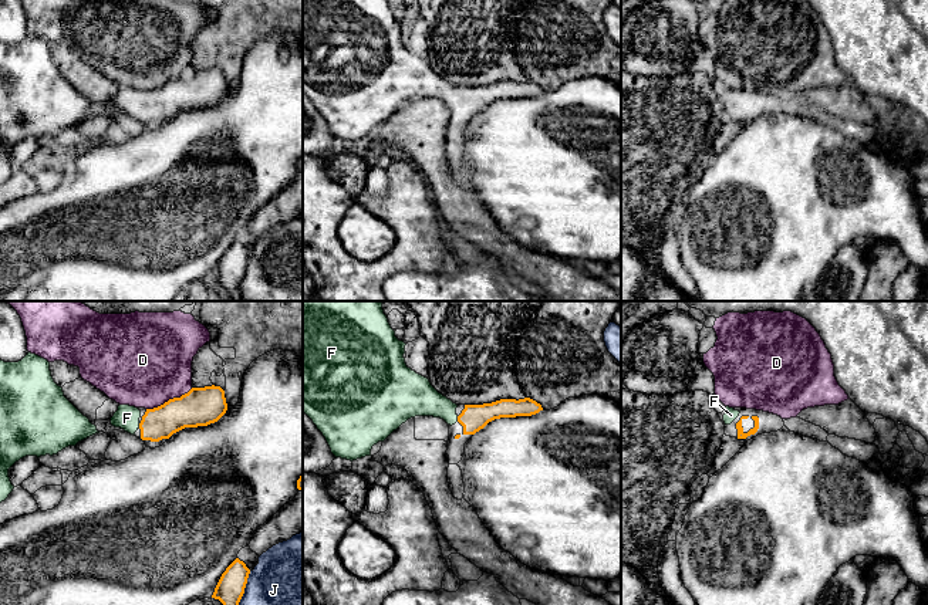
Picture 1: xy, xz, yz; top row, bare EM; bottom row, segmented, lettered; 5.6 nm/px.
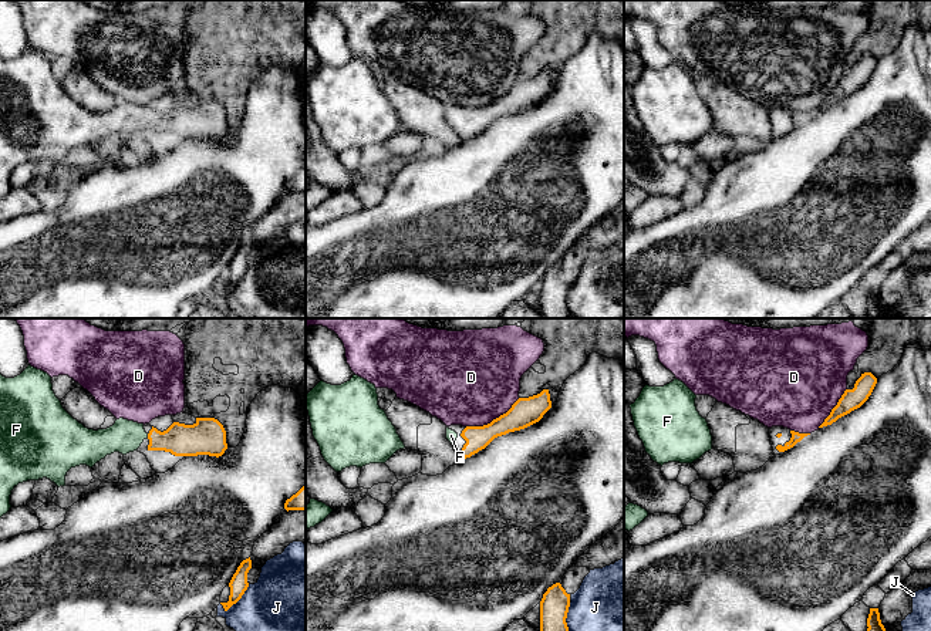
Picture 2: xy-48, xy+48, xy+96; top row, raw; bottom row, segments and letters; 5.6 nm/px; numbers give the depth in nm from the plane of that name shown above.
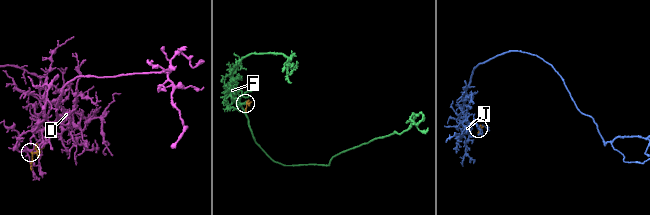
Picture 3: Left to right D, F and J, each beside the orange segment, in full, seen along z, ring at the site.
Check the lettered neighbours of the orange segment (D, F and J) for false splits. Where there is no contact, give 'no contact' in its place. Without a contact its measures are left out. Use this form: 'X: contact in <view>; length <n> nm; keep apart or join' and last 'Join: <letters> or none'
D: contact in xy; length 300 nm; keep apart
F: contact in xz; length 30 nm; join
J: contact in xy; length 200 nm; keep apart
Join: F

